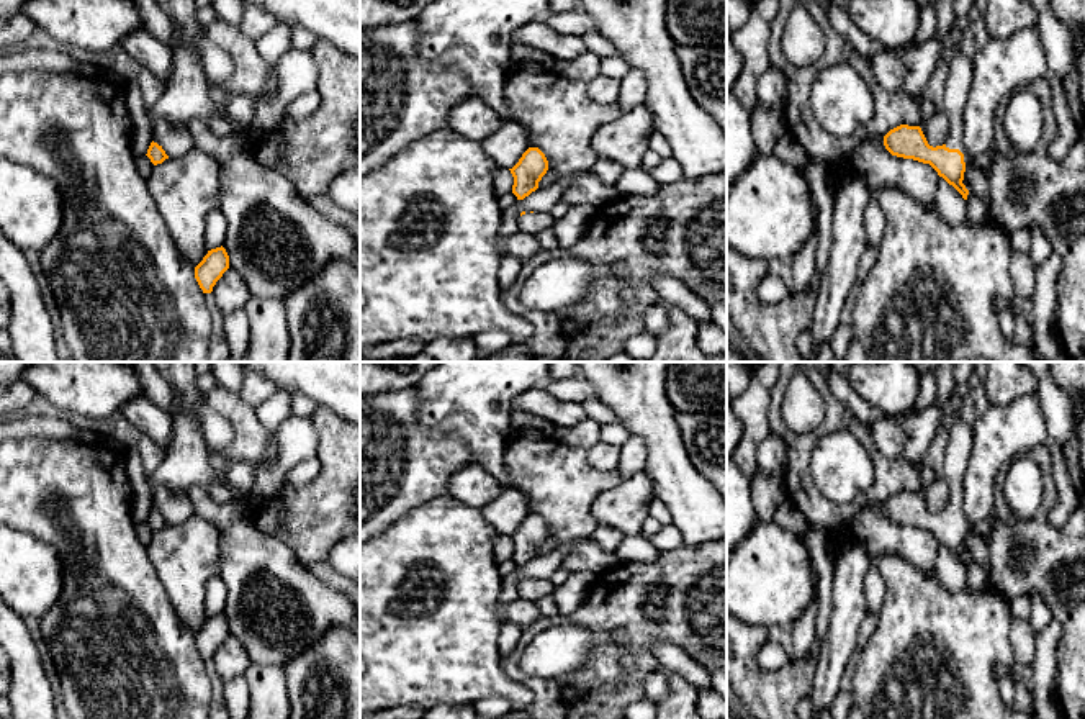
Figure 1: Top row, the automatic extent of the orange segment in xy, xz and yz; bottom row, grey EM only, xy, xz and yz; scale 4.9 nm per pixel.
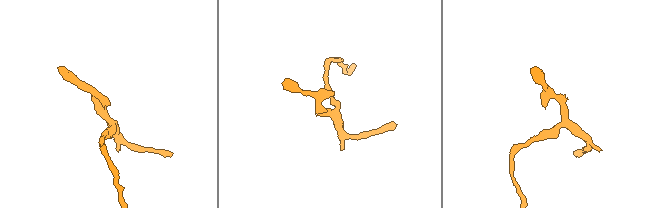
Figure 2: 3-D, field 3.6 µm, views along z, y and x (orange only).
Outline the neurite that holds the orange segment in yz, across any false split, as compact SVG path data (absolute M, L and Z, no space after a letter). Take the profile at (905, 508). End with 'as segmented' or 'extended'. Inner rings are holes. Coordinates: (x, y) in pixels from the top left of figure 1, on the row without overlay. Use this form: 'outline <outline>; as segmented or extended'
outline M952 391L949 403L954 409L954 423L949 432L943 468L943 478L949 488L946 509L933 514L928 511L920 493L900 491L884 503L884 513L892 522L930 531L939 544L967 567L969 557L962 550L966 536L975 532L988 540L992 521L987 518L979 522L970 522L964 514L964 473L974 445L974 429L961 419L962 396Z; extended

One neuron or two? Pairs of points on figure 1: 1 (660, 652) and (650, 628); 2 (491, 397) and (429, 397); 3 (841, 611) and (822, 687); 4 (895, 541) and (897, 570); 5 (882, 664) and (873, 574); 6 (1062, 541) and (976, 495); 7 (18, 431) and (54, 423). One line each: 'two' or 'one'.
1: two
2: one
3: one
4: two
5: two
6: two
7: one

